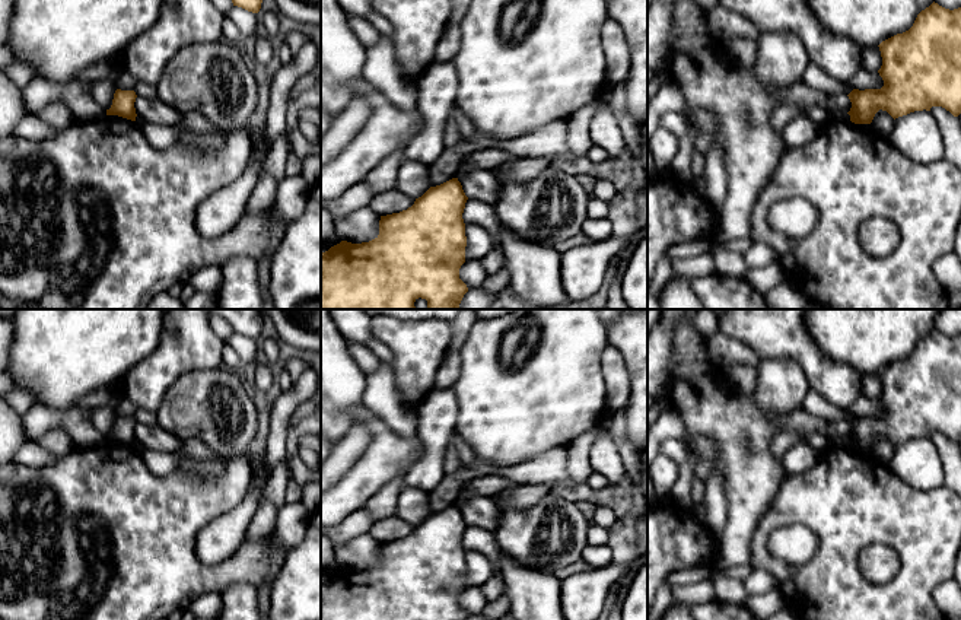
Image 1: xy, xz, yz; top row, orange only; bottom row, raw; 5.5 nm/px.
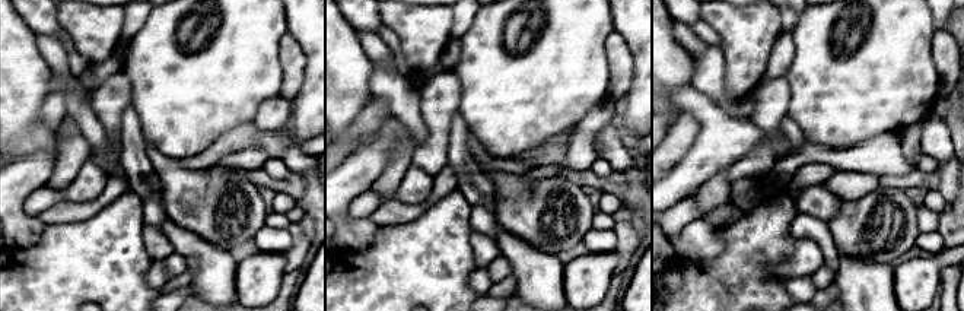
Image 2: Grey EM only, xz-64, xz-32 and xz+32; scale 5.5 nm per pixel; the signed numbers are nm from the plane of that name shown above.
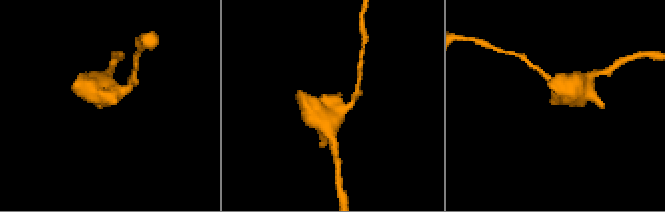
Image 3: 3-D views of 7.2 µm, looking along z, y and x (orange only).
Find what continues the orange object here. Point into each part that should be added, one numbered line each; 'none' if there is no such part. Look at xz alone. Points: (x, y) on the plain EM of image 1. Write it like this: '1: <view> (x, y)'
none

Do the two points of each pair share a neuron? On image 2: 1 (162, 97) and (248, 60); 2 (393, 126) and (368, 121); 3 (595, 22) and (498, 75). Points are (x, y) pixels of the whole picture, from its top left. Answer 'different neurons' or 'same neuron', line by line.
1: same neuron
2: different neurons
3: same neuron

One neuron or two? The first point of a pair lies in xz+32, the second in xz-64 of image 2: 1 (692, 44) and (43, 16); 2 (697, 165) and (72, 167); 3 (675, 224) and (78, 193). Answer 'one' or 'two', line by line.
1: two
2: two
3: one

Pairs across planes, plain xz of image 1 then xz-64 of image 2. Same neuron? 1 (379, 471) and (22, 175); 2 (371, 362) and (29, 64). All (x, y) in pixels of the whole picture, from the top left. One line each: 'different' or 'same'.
1: same
2: different

